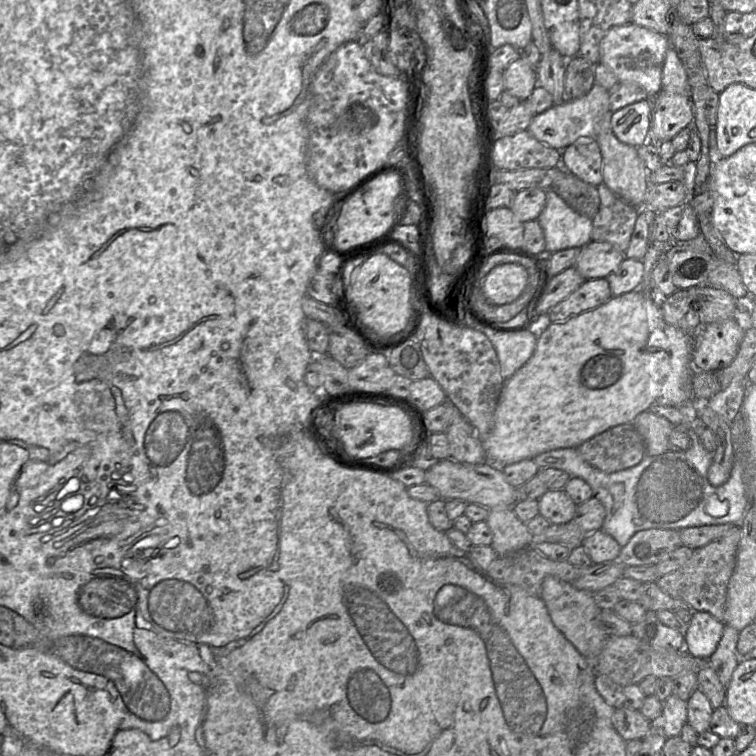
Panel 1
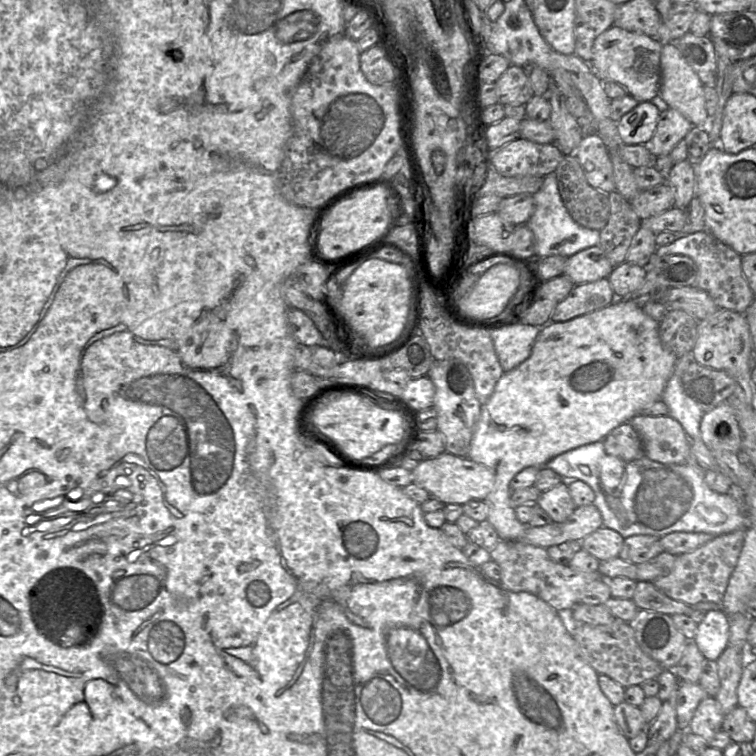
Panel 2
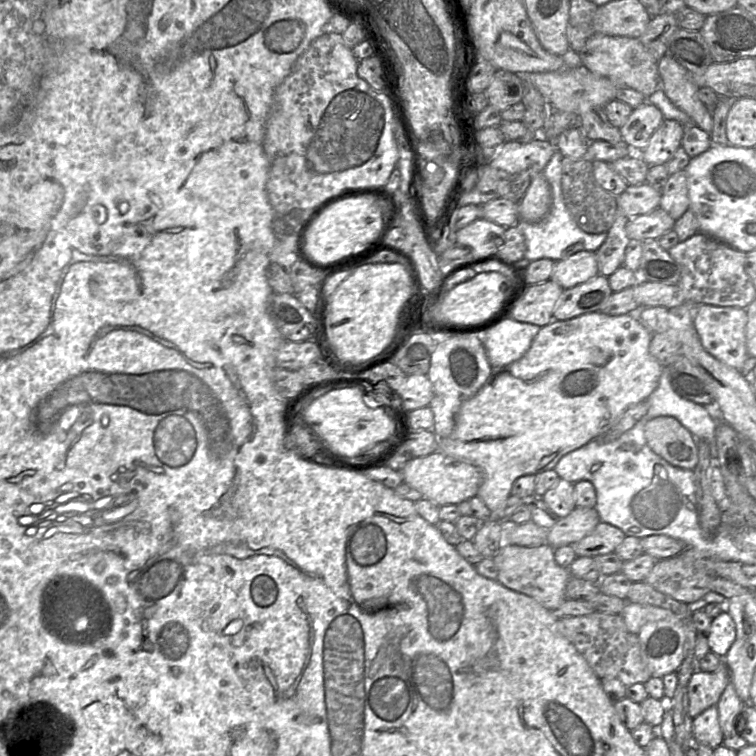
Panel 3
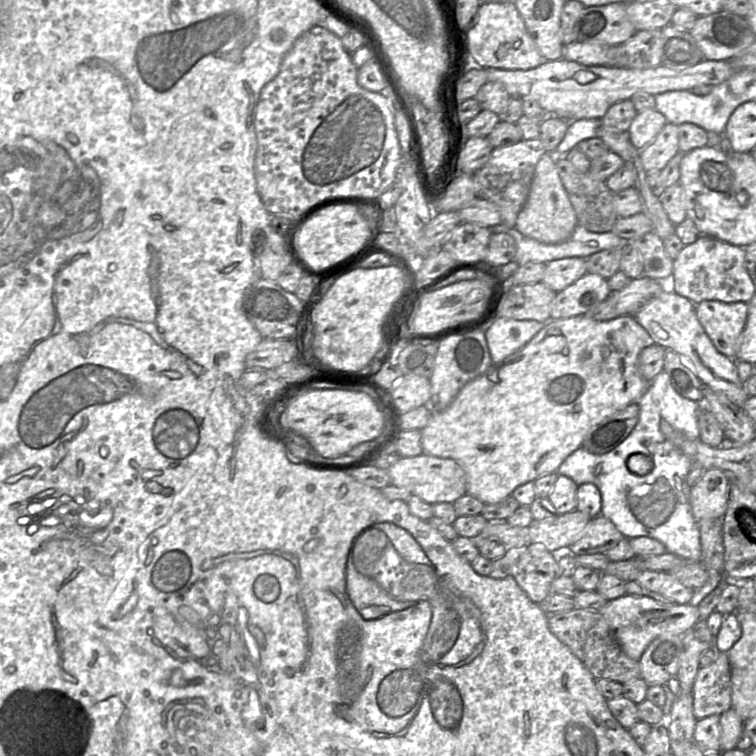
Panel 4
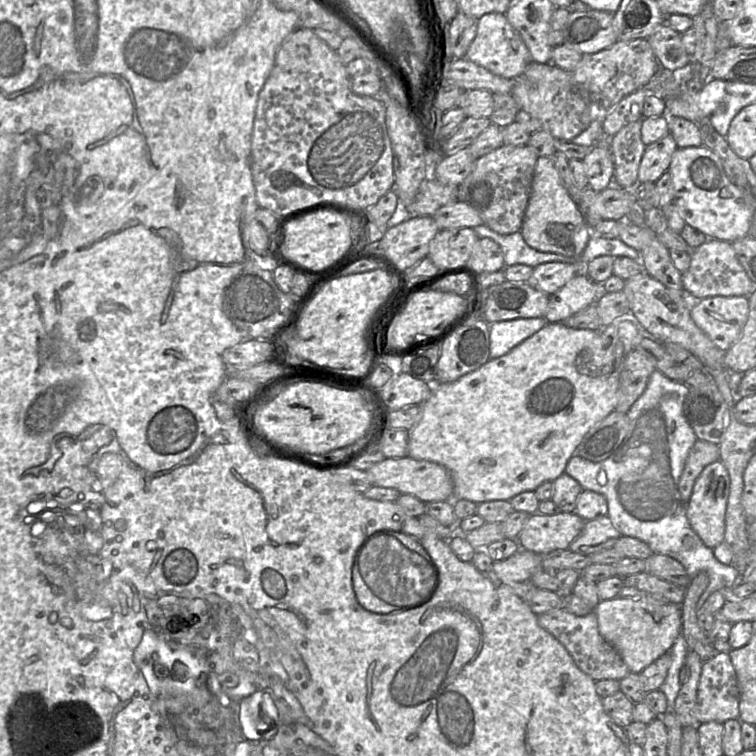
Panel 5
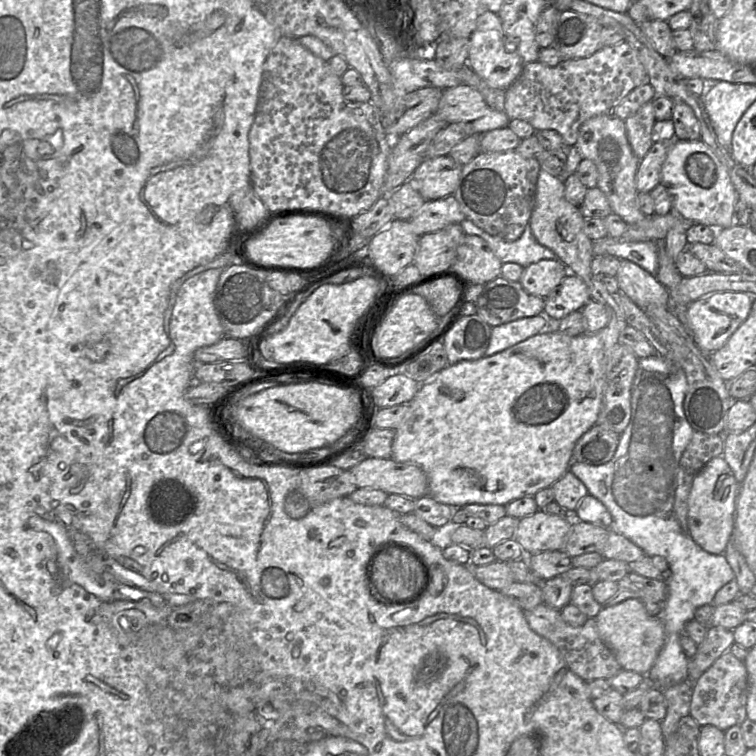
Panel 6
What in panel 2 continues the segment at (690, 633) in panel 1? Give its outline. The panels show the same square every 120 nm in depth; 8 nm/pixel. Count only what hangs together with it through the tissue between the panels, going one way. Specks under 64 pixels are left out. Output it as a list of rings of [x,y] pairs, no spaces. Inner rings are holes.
[[[718,609],[706,612],[693,640],[706,660],[716,661],[729,645],[729,637],[729,617]]]

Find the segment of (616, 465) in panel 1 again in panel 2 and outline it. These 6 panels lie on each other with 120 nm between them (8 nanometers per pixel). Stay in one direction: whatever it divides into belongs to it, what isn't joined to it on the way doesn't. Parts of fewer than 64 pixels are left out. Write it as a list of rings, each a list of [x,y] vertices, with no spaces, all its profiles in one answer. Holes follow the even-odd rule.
[[[631,422],[613,429],[602,442],[608,455],[624,461],[633,461],[645,455],[641,437]]]

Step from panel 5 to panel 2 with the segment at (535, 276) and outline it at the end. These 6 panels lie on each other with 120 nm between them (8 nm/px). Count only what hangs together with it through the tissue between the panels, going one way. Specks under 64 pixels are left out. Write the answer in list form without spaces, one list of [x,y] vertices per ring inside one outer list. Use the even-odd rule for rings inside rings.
[[[596,245],[568,257],[563,275],[577,285],[608,278],[613,269],[603,249]]]

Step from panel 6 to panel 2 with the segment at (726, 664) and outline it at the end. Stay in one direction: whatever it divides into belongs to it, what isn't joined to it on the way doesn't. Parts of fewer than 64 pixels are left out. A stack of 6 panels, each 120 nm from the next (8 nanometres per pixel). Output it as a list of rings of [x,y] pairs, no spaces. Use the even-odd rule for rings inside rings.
[[[679,683],[675,690],[675,708],[680,731],[688,731],[699,703],[709,697],[699,683]]]

